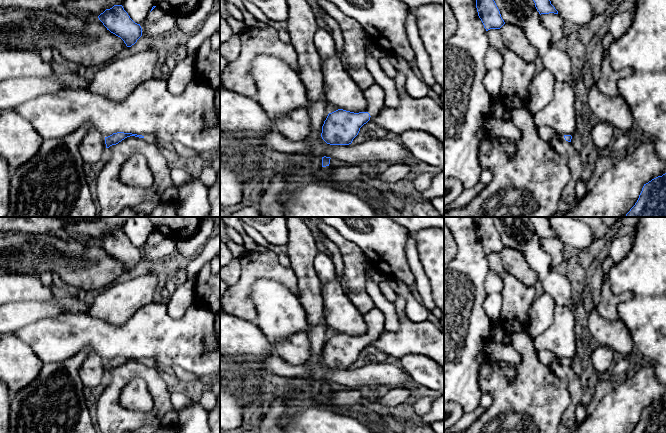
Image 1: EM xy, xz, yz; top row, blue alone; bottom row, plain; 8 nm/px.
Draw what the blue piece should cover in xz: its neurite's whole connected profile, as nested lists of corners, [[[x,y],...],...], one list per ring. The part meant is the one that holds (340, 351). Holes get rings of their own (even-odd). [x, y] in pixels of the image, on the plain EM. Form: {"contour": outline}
{"contour": [[[372,309],[366,316],[366,336],[354,337],[338,333],[329,337],[322,350],[322,363],[330,369],[349,369],[358,359],[360,352],[371,341],[376,340],[384,330],[385,317],[378,309]]]}

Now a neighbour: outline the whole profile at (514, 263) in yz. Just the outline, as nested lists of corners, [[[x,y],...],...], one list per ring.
[[[504,248],[500,254],[506,272],[530,287],[538,282],[537,274],[531,269],[520,251],[513,248]]]

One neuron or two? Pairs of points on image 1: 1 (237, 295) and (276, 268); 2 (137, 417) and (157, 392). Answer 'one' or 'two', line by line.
1: one
2: one

